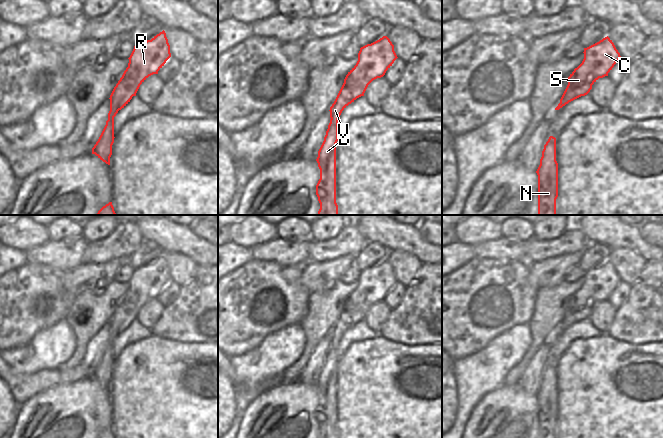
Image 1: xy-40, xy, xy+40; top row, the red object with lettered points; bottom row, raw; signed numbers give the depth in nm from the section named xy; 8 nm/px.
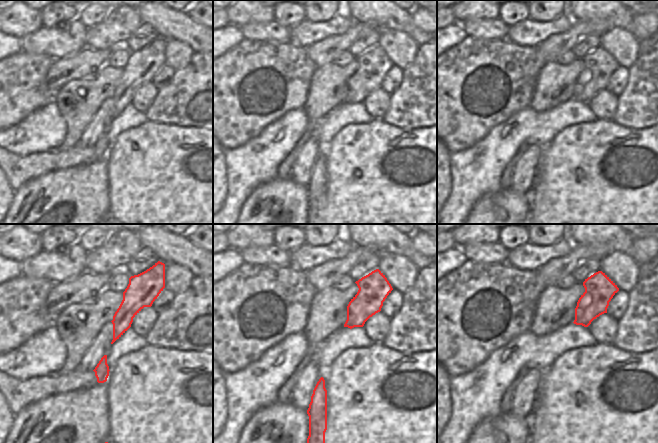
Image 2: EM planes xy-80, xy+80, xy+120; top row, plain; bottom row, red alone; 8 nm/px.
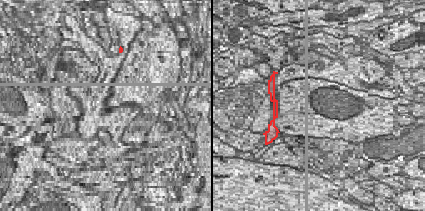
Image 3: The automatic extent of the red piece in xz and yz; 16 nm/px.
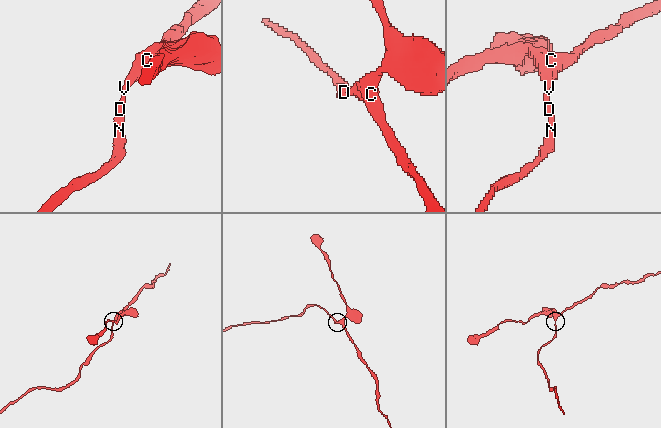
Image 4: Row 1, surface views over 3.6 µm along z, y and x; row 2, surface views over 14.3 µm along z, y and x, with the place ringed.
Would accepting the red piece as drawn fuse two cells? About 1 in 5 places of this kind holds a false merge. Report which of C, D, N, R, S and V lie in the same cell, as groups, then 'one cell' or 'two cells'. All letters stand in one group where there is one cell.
C D N R S V; one cell

